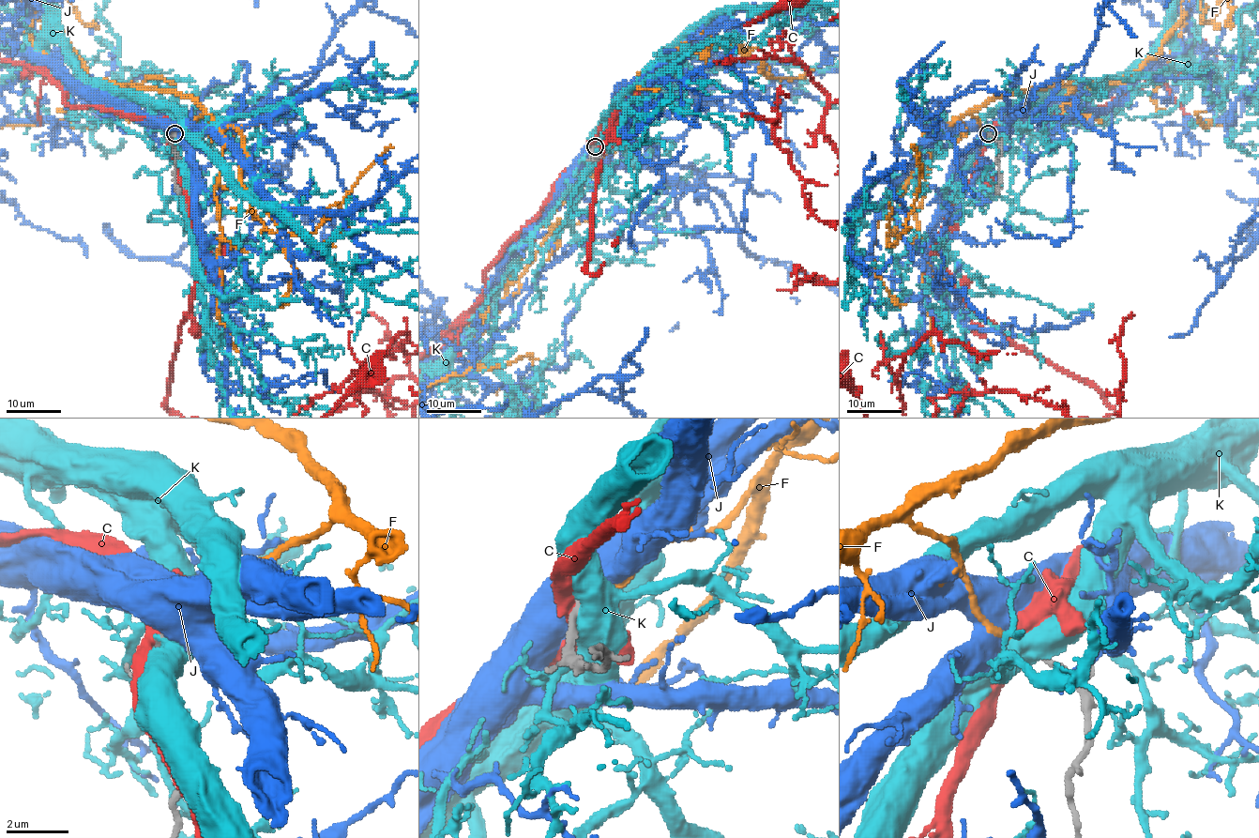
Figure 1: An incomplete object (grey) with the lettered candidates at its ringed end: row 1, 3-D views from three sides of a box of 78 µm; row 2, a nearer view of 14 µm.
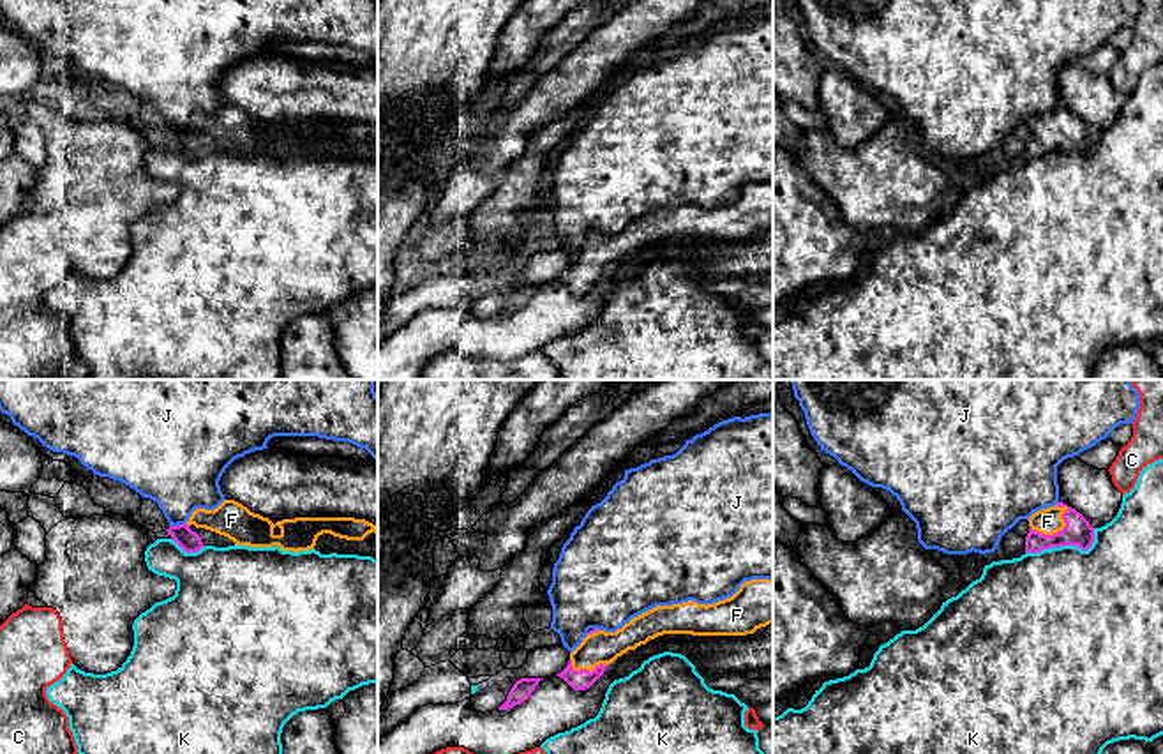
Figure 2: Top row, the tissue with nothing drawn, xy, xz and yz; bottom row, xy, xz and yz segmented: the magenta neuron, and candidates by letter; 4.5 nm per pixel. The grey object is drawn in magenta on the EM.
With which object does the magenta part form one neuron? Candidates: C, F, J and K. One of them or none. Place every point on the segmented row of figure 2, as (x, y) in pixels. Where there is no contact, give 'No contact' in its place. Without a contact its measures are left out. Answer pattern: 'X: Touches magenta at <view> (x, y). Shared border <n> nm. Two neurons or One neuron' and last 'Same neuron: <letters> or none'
C: No contact. Two neurons
F: Touches magenta at yz (1057, 532). Shared border 200 nm. One neuron
J: Touches magenta at xy (179, 525). Shared border 80 nm. Two neurons
K: Touches magenta at yz (1066, 544). Shared border 340 nm. Two neurons
Same neuron: F

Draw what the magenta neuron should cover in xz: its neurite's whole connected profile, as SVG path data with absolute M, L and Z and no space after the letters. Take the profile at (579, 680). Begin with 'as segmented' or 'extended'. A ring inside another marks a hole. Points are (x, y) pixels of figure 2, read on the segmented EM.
extended; M752 579L745 581L732 597L715 604L688 600L657 606L616 632L593 629L556 676L574 690L586 690L611 662L658 636L747 636L769 623L773 623L773 579Z

